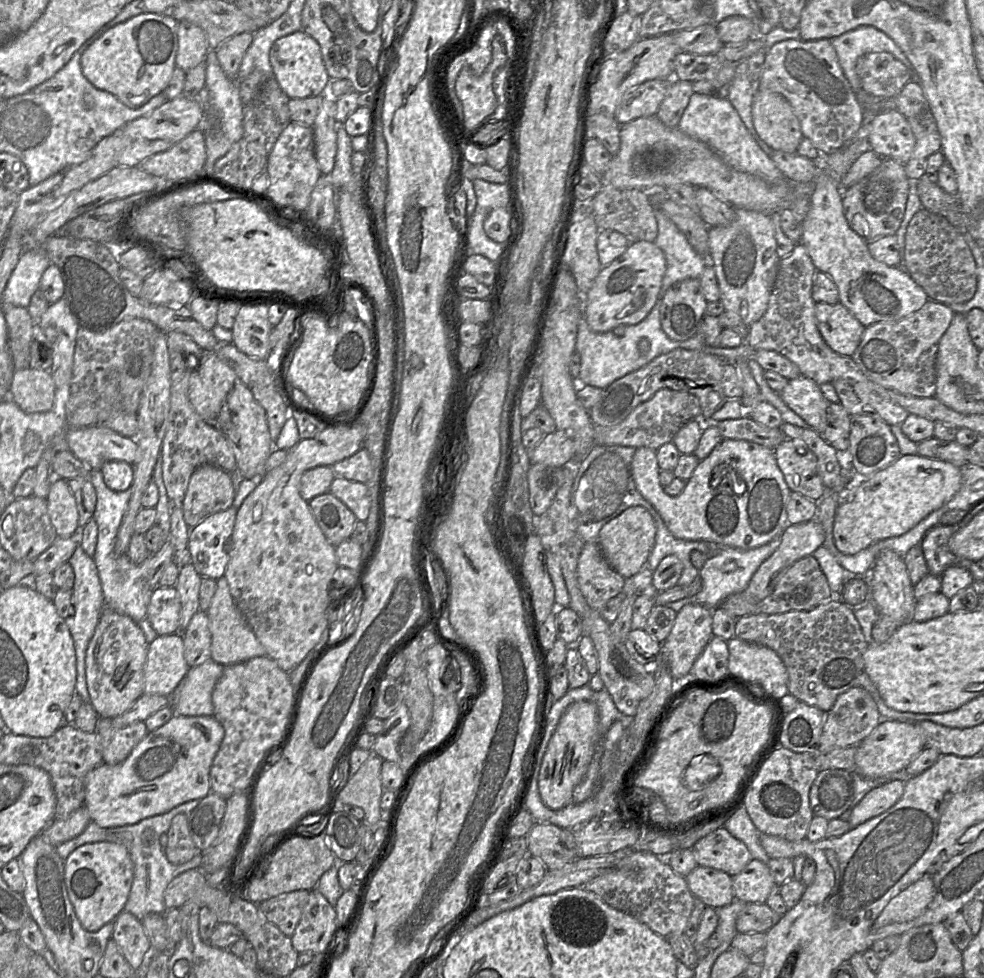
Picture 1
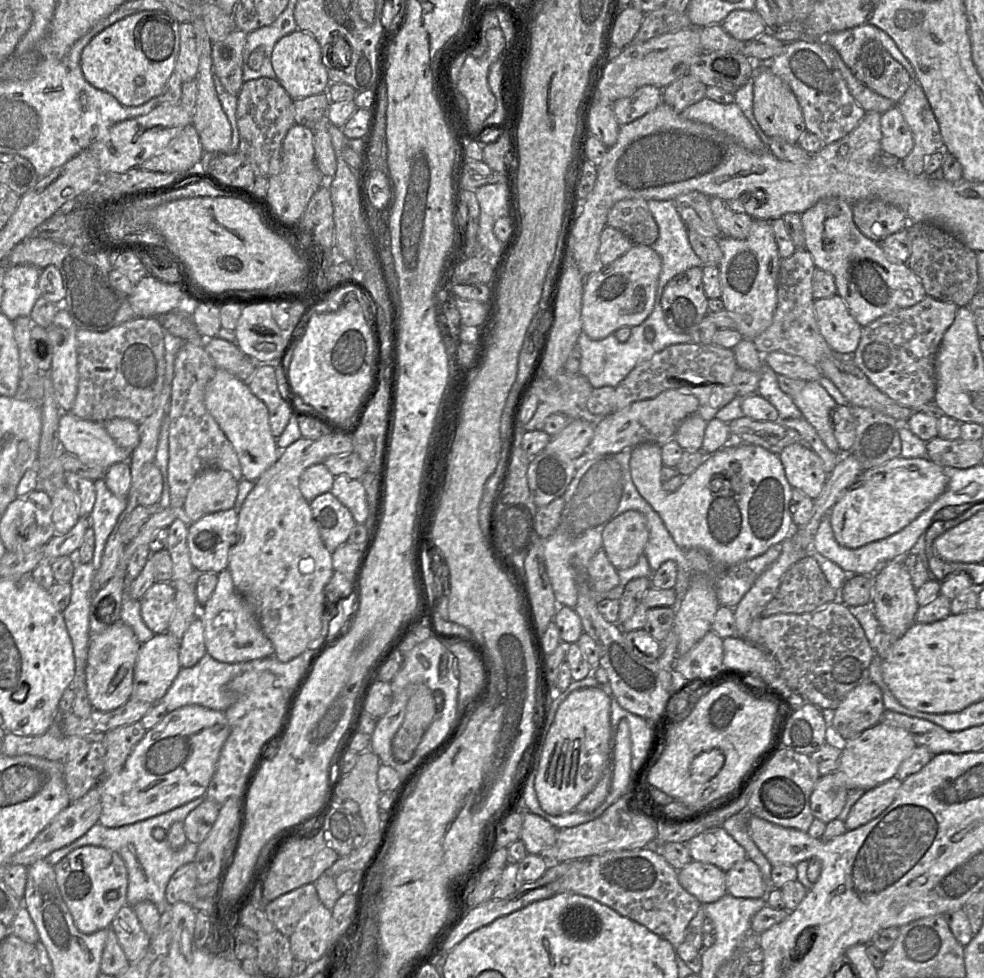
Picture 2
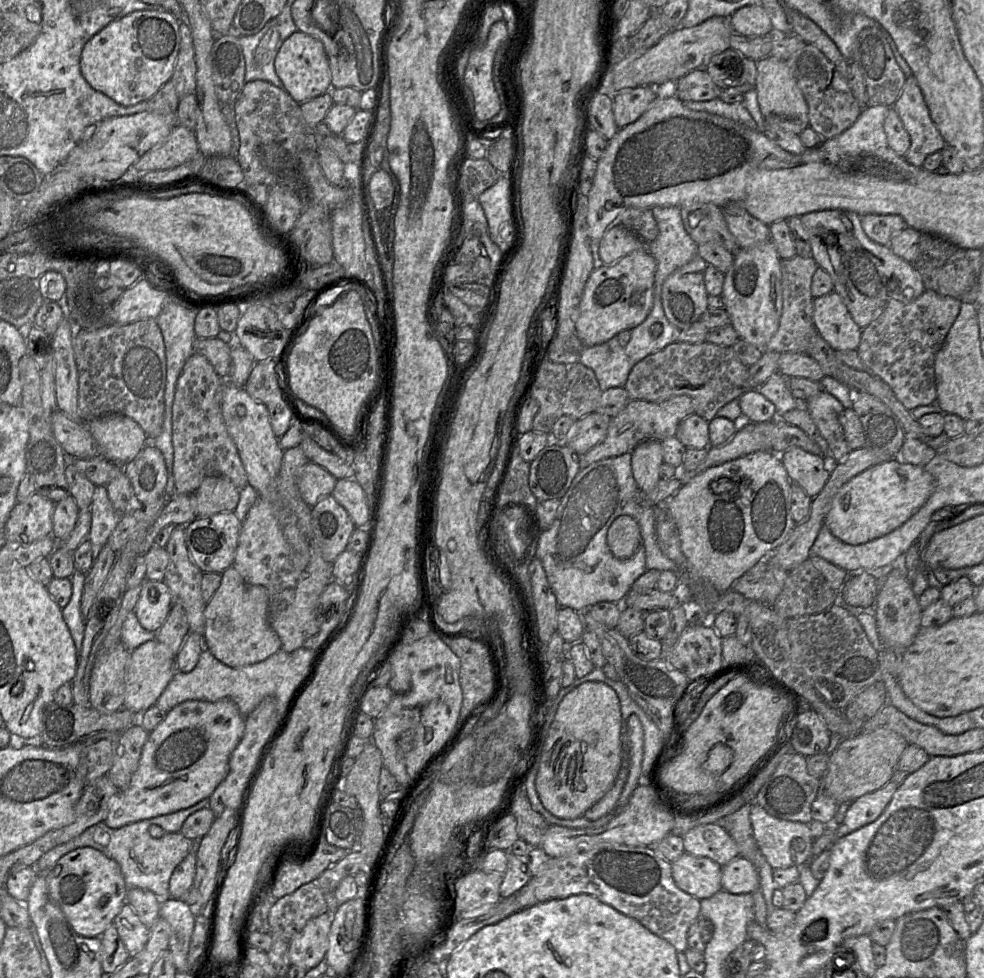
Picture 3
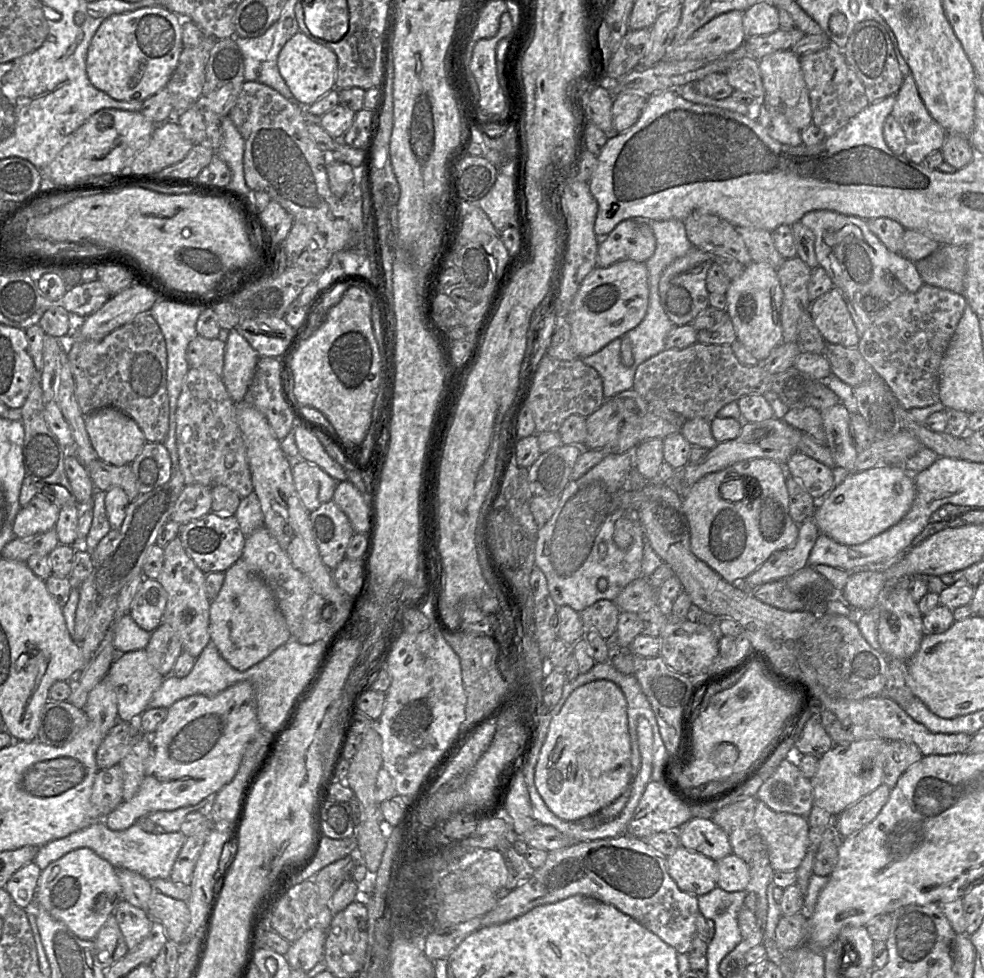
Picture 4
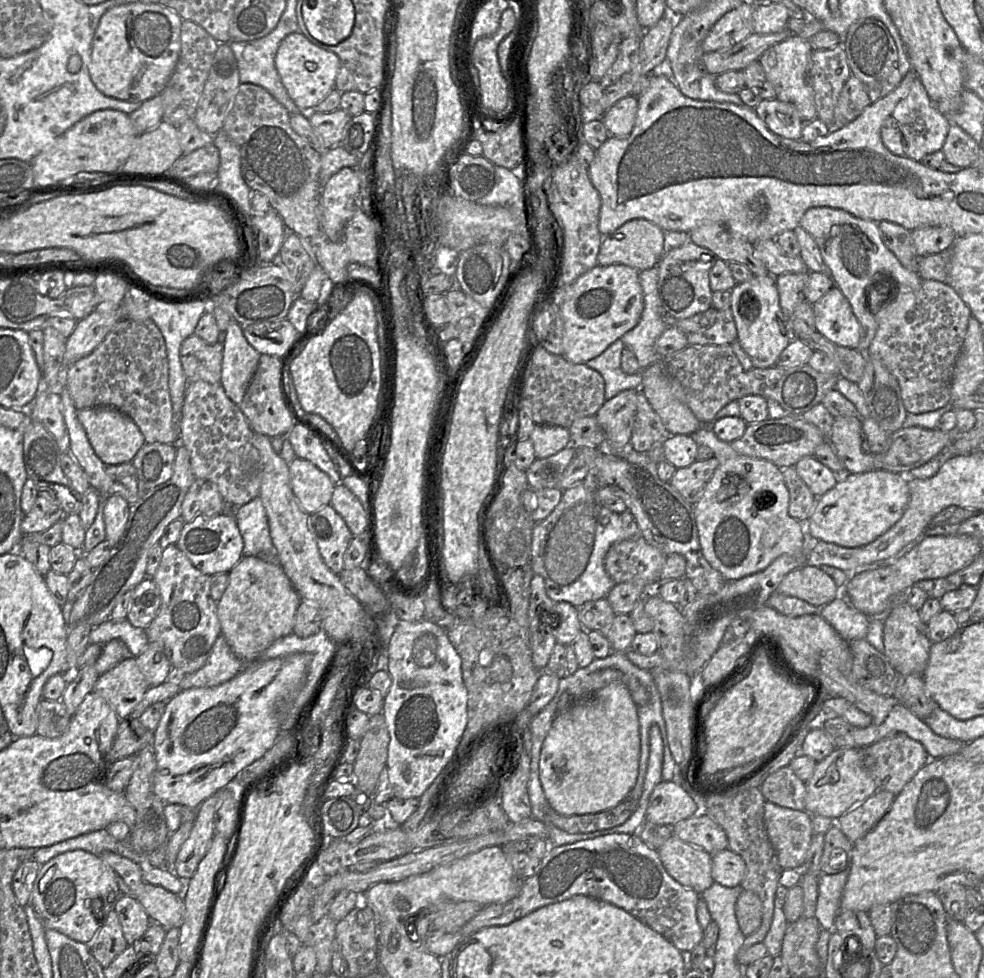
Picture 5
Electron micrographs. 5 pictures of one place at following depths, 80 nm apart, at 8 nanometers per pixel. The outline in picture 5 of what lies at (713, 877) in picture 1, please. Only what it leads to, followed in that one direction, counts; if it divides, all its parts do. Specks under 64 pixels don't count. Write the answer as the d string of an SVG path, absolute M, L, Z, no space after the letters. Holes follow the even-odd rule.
M672 835L657 851L667 873L685 888L701 894L714 883L712 856L705 850Z

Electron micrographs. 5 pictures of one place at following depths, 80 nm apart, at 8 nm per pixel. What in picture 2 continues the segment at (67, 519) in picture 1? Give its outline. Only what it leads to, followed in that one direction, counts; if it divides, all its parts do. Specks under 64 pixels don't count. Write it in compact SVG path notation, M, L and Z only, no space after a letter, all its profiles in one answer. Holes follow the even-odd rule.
M64 485L51 497L52 522L55 533L64 535L78 522L78 501L73 491Z

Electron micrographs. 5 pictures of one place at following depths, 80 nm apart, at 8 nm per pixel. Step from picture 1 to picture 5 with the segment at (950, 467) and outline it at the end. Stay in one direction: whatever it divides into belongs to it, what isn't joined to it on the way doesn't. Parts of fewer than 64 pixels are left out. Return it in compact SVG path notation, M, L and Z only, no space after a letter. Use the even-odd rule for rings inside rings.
M882 469L845 473L836 485L817 497L813 512L804 524L817 540L855 548L865 546L888 531L903 515L909 501L906 475Z

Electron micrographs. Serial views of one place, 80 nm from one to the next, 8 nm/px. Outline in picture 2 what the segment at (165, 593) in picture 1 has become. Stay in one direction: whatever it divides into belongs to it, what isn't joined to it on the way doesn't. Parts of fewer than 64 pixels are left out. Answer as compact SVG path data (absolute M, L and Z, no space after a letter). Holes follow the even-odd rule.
M155 582L140 599L141 617L154 634L167 632L175 609L175 595L171 582Z

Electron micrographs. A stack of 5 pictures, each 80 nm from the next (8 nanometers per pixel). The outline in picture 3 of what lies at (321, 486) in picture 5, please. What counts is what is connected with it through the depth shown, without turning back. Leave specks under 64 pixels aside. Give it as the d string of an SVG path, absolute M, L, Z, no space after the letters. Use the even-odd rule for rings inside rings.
M308 461L297 474L300 497L308 506L314 507L320 499L331 495L336 480L323 467Z

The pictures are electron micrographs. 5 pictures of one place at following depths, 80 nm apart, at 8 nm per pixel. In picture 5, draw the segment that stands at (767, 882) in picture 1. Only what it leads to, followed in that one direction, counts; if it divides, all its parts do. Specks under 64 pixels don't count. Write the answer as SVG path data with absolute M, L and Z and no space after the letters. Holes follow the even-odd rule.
M729 848L712 856L712 877L715 882L726 886L740 885L746 874L743 858Z

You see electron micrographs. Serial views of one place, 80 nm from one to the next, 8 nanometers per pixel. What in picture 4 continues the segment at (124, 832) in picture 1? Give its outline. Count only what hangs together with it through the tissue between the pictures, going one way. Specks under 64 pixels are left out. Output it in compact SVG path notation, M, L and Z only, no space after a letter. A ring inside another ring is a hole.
M205 798L195 806L187 806L174 811L158 811L146 816L150 821L162 827L165 831L162 834L145 832L141 826L143 820L138 820L130 828L123 831L112 831L104 821L99 821L85 829L39 847L33 861L41 870L44 870L50 863L71 851L79 848L89 848L101 858L110 862L115 868L124 868L137 872L147 880L170 879L174 863L187 839L180 832L185 817L192 812L207 812L211 804L212 798Z

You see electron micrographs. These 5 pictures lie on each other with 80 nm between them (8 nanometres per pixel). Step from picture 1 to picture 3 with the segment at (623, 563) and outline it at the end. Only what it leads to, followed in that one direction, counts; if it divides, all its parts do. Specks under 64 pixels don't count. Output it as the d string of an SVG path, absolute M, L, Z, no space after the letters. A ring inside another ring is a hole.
M629 515L617 517L607 531L607 545L619 560L631 558L642 544L638 523Z

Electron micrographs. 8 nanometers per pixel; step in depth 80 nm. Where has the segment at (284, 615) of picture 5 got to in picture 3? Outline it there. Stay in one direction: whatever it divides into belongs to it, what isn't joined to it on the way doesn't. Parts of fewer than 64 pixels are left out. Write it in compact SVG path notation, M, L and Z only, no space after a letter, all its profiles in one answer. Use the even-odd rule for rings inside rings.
M233 566L221 575L220 586L204 609L204 648L221 663L232 668L265 660L281 649L280 638L268 622L266 588L246 583Z

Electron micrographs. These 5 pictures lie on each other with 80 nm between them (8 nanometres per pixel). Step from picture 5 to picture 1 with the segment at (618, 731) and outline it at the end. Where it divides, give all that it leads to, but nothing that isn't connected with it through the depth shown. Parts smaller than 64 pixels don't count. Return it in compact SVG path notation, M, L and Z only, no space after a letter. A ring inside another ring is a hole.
M593 702L570 704L561 716L544 754L538 774L538 790L543 803L558 810L572 802L574 788L582 781L598 745L599 714Z

